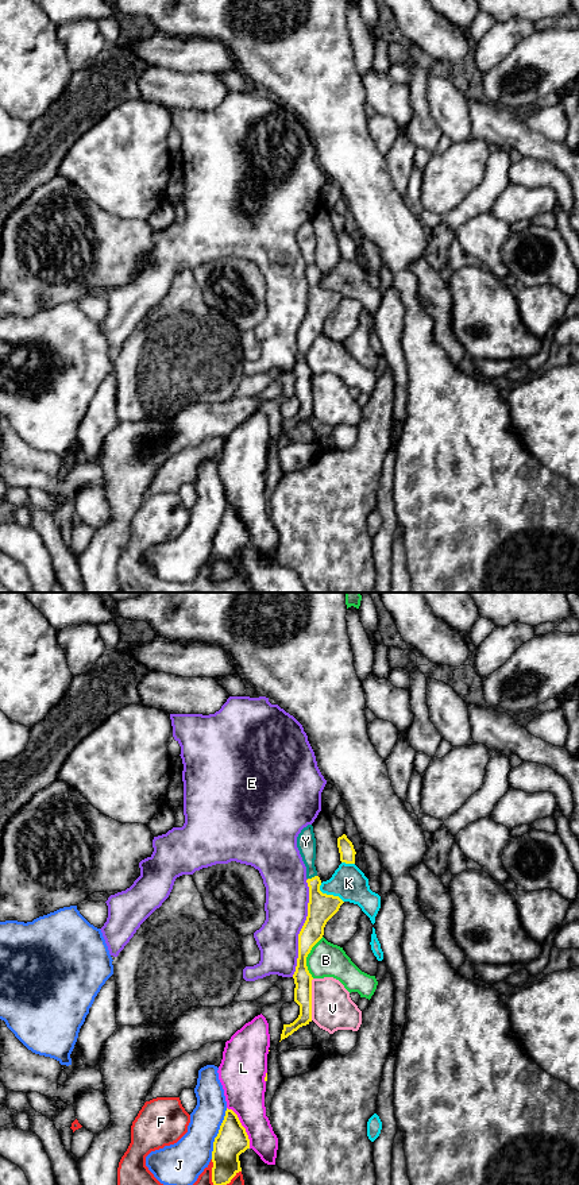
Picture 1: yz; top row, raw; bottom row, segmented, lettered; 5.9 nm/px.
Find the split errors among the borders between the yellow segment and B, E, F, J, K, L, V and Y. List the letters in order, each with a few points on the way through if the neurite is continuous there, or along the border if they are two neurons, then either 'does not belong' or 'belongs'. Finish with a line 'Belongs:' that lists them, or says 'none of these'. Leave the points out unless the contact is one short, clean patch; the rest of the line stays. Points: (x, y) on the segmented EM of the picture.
B: does not belong
E: does not belong
F: does not belong
J: does not belong
K: does not belong
L: does not belong
V: does not belong
Y: across yz (321, 907), (315, 894), (312, 877), (305, 841) | belongs
Belongs: Y

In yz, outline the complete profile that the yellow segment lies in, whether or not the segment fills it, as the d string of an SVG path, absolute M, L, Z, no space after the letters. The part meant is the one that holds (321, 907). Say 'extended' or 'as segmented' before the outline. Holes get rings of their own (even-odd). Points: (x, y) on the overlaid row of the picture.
extended; M308 825L297 837L297 848L306 866L306 883L309 887L308 916L298 934L298 958L294 979L294 1001L300 1005L298 1018L283 1024L281 1041L292 1035L300 1027L312 1022L312 974L306 966L306 957L312 947L323 938L327 922L339 911L344 903L339 896L327 895L320 891L321 880L314 866L316 838L313 826Z

